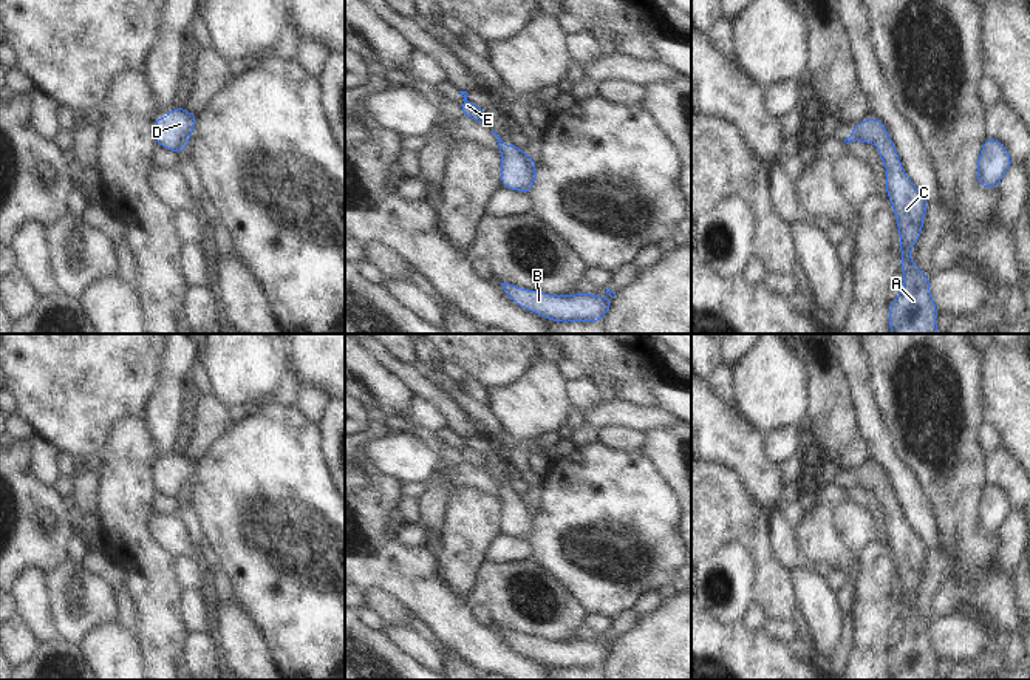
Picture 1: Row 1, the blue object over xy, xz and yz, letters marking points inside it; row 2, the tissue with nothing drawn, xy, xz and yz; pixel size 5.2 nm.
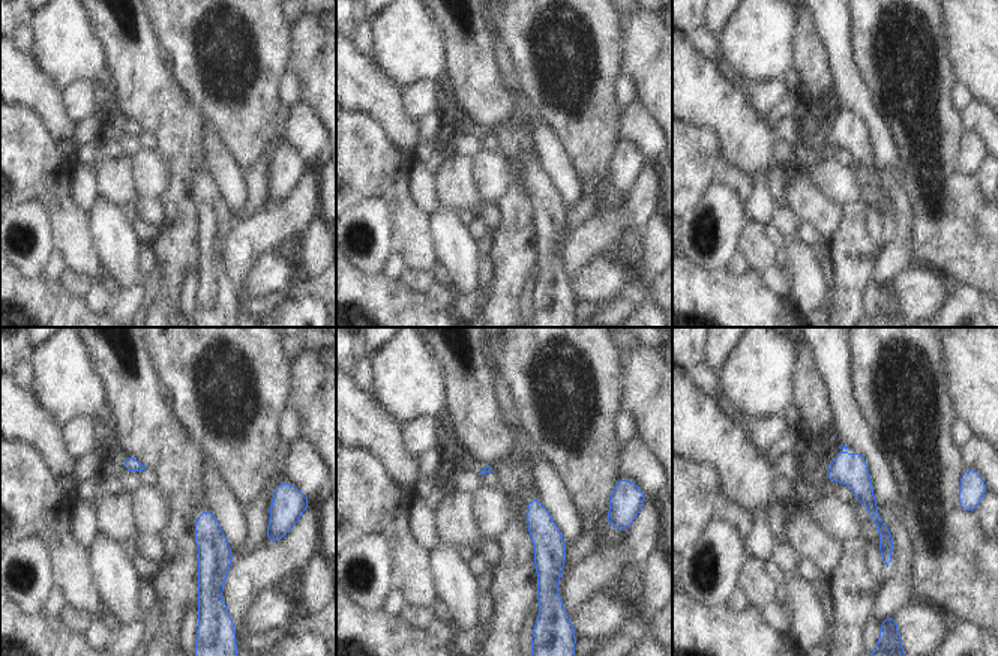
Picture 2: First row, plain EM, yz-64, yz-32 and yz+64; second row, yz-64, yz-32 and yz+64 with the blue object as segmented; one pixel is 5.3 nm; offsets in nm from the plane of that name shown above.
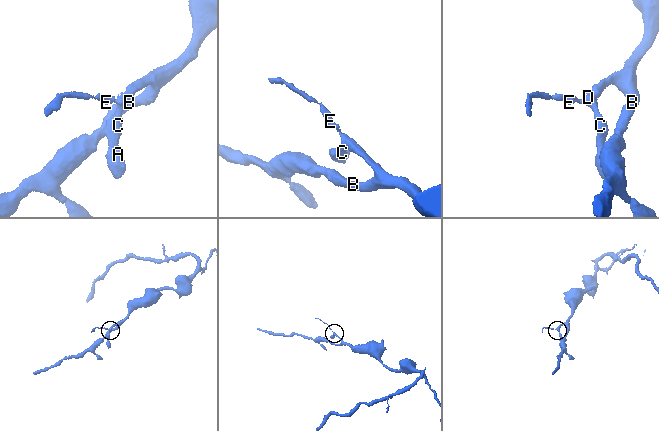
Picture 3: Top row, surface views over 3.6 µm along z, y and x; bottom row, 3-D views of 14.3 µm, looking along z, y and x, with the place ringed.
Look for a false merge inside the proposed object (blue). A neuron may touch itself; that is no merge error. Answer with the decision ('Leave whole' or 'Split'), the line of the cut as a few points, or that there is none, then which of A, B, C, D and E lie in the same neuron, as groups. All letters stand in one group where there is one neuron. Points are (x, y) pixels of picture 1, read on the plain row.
Leave whole. No split. Groups: A B C D E.

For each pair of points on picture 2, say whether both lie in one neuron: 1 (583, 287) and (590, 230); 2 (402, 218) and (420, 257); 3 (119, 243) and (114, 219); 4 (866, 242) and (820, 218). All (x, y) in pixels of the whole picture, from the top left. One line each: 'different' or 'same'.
1: different
2: same
3: same
4: different

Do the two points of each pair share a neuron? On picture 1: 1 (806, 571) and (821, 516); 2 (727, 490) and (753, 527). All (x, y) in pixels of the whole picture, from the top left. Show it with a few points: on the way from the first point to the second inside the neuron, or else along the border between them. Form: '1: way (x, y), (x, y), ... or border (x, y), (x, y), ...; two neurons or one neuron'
1: border (801, 557), (814, 563); two neurons
2: way (727, 499), (744, 518); one neuron

